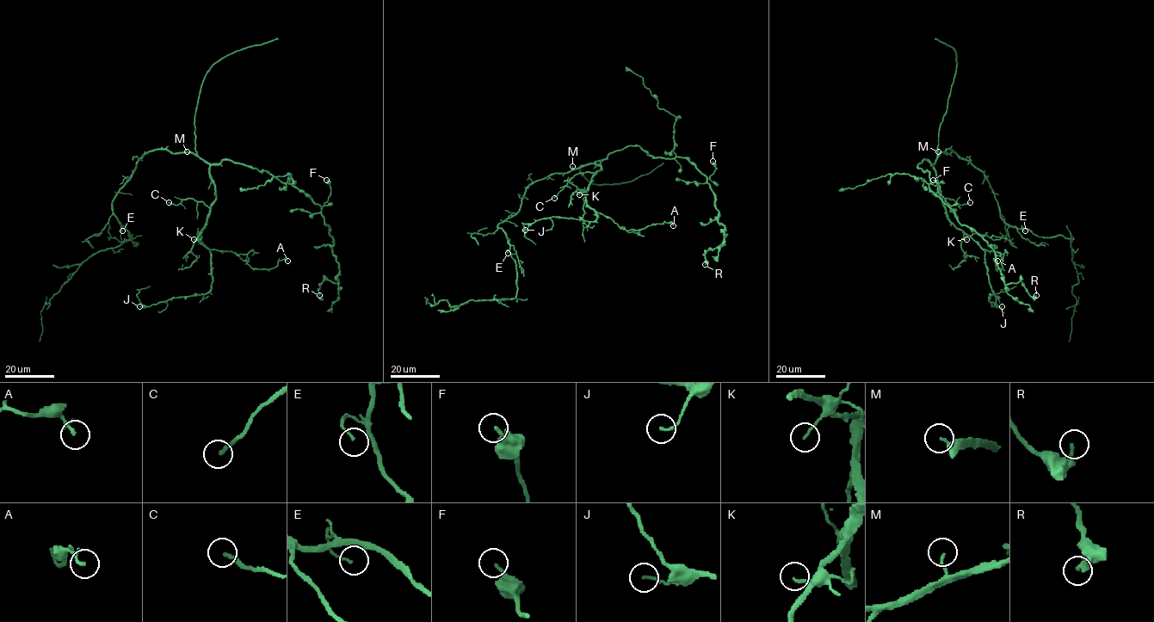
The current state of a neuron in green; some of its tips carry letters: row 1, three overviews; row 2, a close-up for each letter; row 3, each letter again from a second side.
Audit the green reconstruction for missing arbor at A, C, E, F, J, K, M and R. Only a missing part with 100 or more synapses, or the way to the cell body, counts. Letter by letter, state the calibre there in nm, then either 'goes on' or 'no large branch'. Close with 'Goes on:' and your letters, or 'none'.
A: 100 nm | no large branch
C: 190 nm | no large branch
E: 100 nm | no large branch
F: 150 nm | no large branch
J: 120 nm | no large branch
K: 110 nm | no large branch
M: 120 nm | no large branch
R: 170 nm | no large branch
Goes on: none

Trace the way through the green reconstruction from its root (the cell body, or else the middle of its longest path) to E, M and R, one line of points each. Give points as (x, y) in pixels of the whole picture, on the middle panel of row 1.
E: (550, 175), (533, 181), (526, 191), (520, 209), (497, 225), (508, 238), (508, 253)
M: (550, 175), (567, 173), (572, 166)
R: (550, 175), (629, 145), (656, 157), (687, 158), (706, 176), (725, 228), (723, 241), (705, 253), (705, 264)

